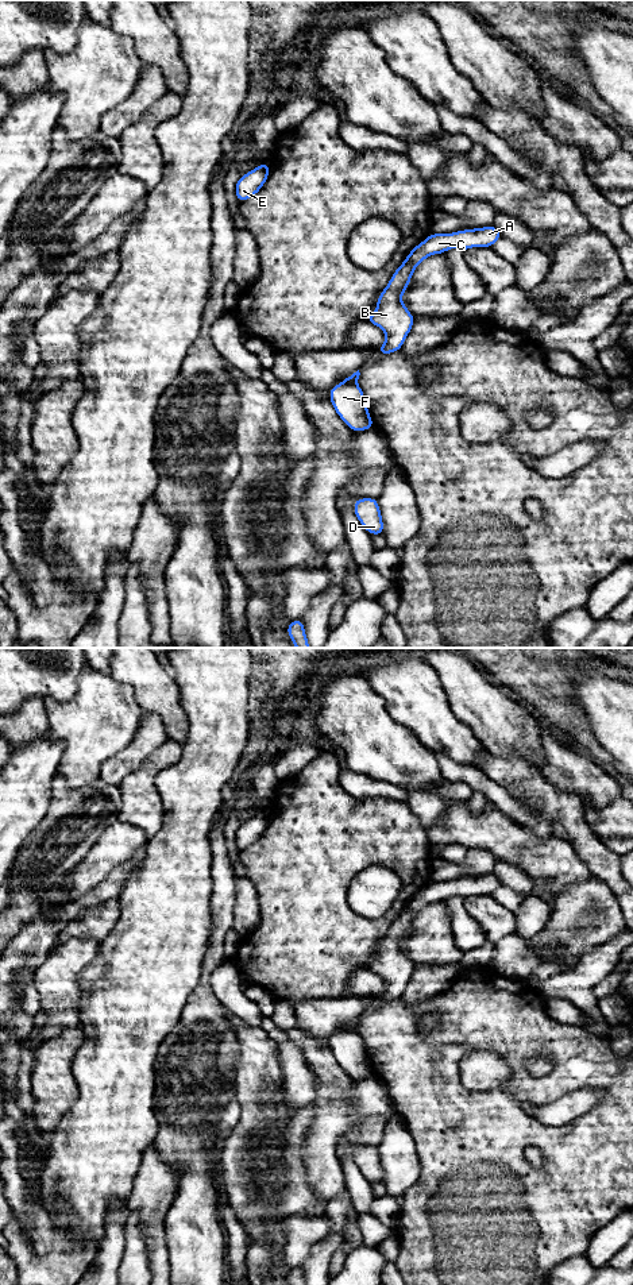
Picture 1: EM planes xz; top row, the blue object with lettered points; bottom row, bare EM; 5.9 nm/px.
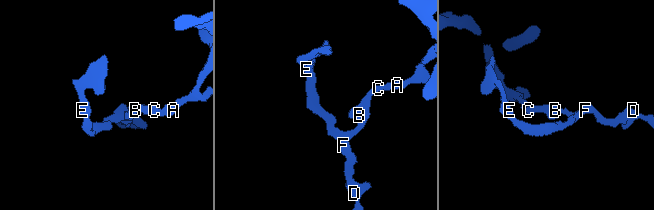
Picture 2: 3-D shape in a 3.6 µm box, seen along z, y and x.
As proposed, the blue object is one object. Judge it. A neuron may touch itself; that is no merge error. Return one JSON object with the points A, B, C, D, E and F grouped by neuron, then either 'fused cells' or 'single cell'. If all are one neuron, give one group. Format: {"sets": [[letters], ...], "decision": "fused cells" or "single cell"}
{"sets": [["A", "B", "C", "E"], ["D", "F"]], "decision": "fused cells"}

